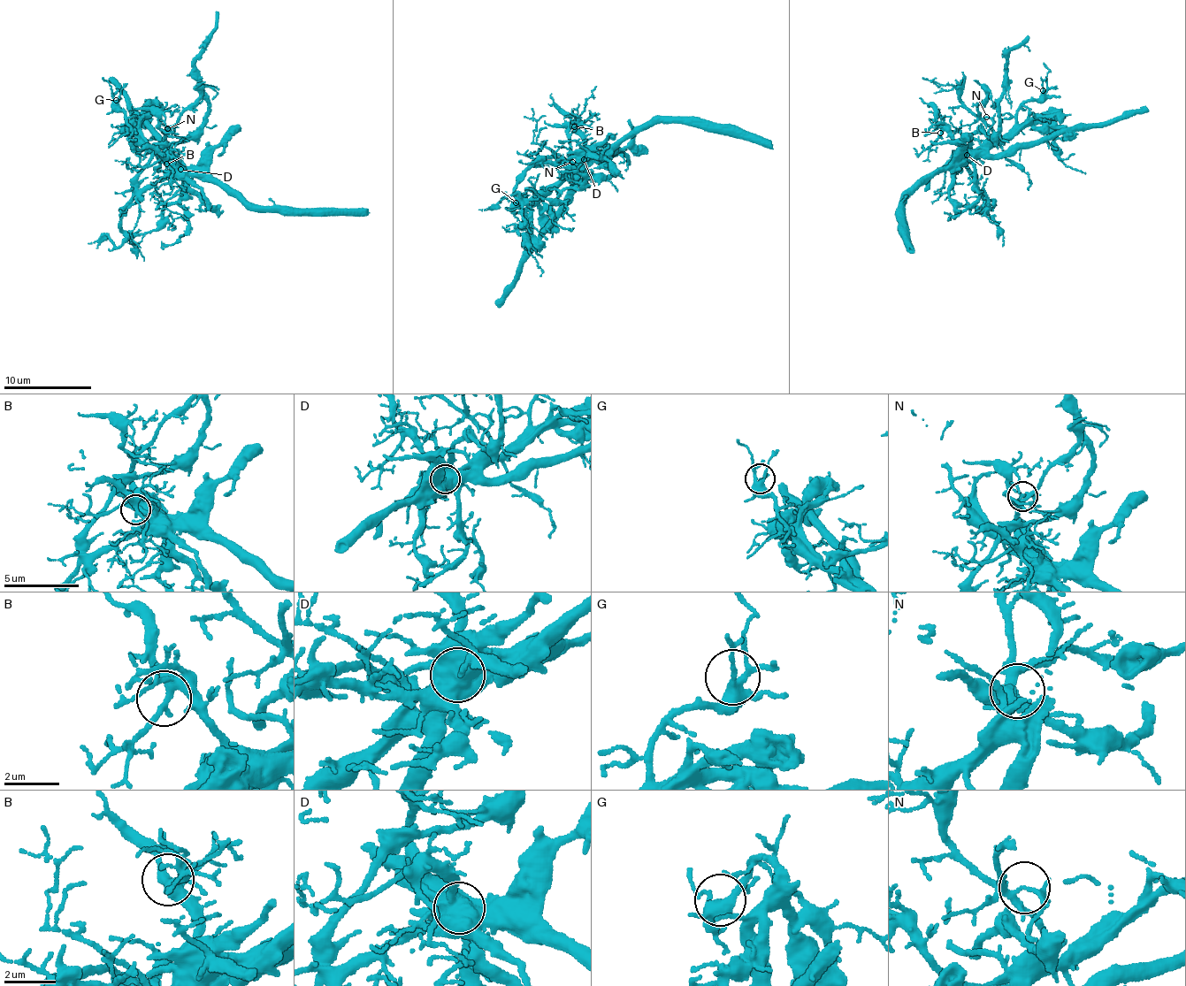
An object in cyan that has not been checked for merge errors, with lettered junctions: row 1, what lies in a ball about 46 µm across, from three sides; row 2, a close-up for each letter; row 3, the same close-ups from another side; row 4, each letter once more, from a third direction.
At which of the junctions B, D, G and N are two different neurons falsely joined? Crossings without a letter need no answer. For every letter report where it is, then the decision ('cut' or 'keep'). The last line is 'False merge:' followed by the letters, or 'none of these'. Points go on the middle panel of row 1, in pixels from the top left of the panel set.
B: place (574, 126); keep
D: place (584, 159); cut
G: place (516, 202); keep
N: place (572, 162); cut
False merge: D, N

